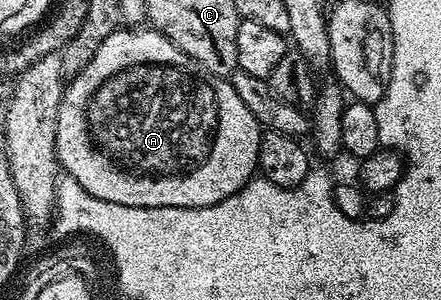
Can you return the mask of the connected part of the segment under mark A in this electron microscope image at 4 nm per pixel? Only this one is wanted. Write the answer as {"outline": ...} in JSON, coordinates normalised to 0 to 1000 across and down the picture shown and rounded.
{"outline":[[[268,97],[249,123],[240,123],[240,137],[231,137],[231,150],[222,150],[222,177],[213,177],[213,190],[204,190],[204,217],[195,217],[195,230],[186,230],[175,250],[161,253],[159,273],[145,293],[145,317],[136,330],[136,360],[132,363],[132,417],[127,420],[127,523],[136,537],[138,560],[152,580],[168,590],[168,603],[177,603],[177,617],[186,617],[186,630],[195,630],[195,643],[204,643],[213,657],[222,657],[231,670],[249,670],[259,683],[295,683],[297,690],[474,690],[494,670],[503,670],[512,657],[522,657],[540,630],[549,630],[565,597],[574,593],[576,573],[583,567],[580,540],[585,537],[585,497],[590,493],[590,453],[594,427],[590,407],[576,390],[576,377],[567,377],[567,363],[558,363],[558,350],[549,350],[540,310],[531,310],[524,273],[515,260],[481,250],[463,233],[460,223],[444,220],[444,207],[422,177],[413,177],[401,157],[385,140],[379,123],[363,117],[342,97]]]}

